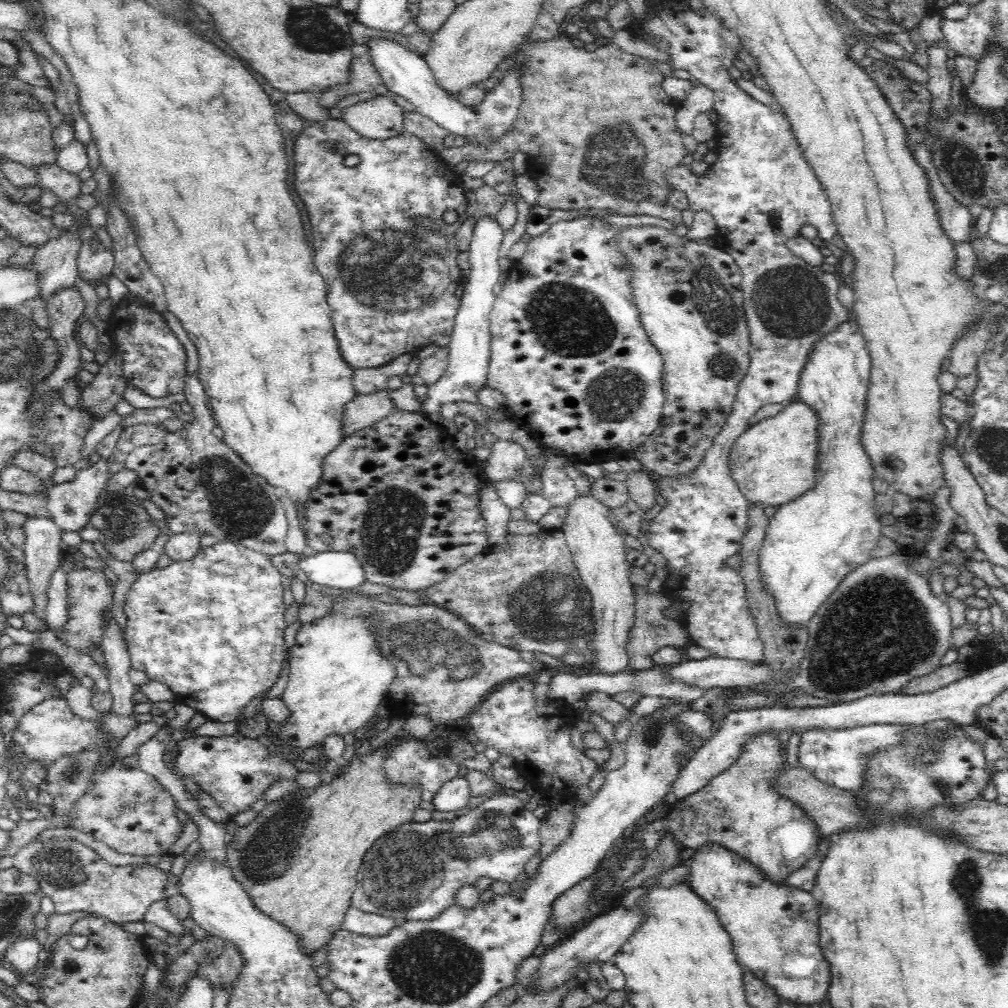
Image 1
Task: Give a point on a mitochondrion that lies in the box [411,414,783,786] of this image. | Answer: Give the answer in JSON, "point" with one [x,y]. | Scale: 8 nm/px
{"point":[551,607]}

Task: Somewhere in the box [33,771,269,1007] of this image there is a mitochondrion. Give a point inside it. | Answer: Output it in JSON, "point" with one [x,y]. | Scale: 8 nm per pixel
{"point":[126,804]}

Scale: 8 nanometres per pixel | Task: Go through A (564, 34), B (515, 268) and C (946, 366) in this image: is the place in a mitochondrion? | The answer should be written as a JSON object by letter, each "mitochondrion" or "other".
{"A":"other","B":"other","C":"other"}

